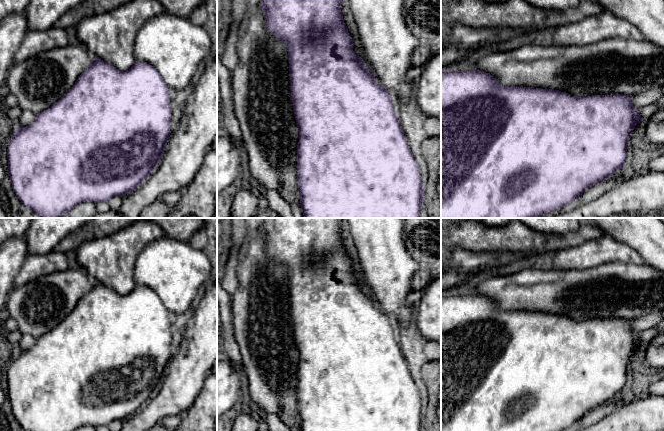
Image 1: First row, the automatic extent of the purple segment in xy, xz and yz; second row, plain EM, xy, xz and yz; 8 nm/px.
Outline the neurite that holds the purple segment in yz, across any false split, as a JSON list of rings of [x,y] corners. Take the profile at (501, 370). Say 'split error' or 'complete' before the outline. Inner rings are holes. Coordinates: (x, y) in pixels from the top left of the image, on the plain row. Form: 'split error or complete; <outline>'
complete; [[[441,293],[441,431],[563,431],[570,428],[575,422],[582,419],[590,410],[610,402],[618,393],[625,393],[624,386],[627,380],[627,367],[635,350],[642,345],[639,334],[634,332],[631,326],[632,319],[610,318],[574,321],[569,317],[554,313],[543,313],[523,310],[504,310],[489,297],[481,294],[447,295]]]

